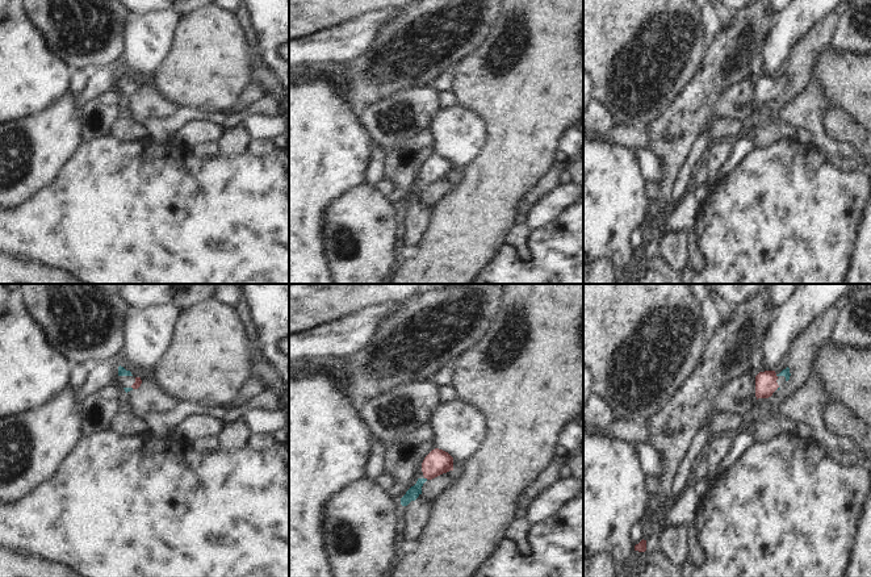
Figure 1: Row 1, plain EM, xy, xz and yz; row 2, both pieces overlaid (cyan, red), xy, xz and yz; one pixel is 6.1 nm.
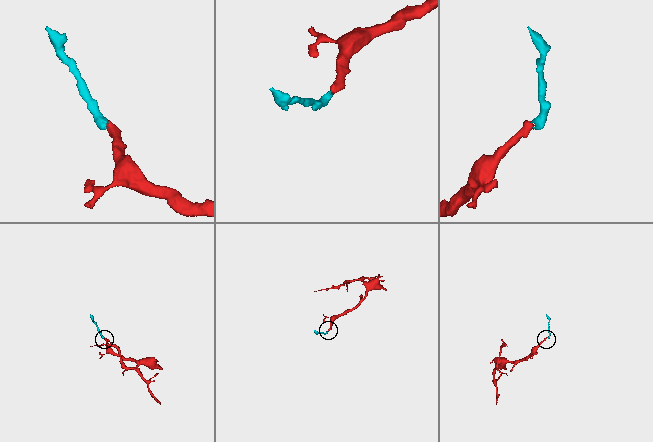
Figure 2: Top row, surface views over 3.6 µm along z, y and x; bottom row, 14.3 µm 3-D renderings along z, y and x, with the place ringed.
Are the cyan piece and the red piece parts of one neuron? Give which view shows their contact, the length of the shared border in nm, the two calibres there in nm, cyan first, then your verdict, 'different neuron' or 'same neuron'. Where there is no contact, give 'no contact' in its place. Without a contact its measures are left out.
no contact | same neuron

